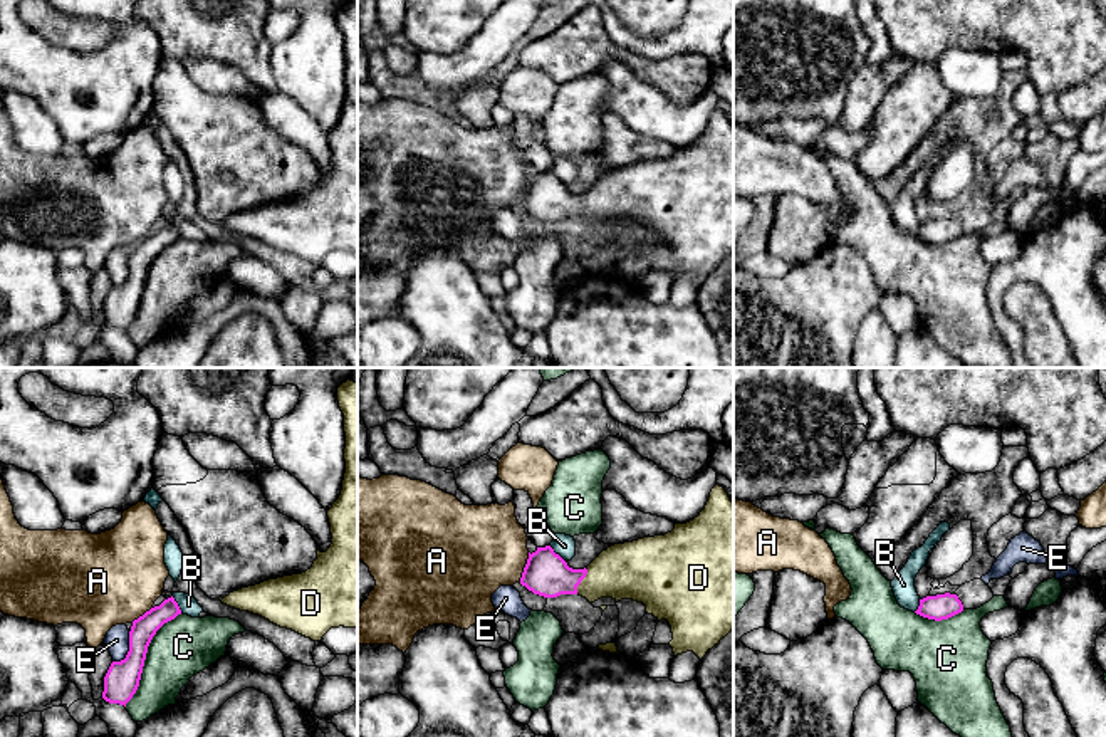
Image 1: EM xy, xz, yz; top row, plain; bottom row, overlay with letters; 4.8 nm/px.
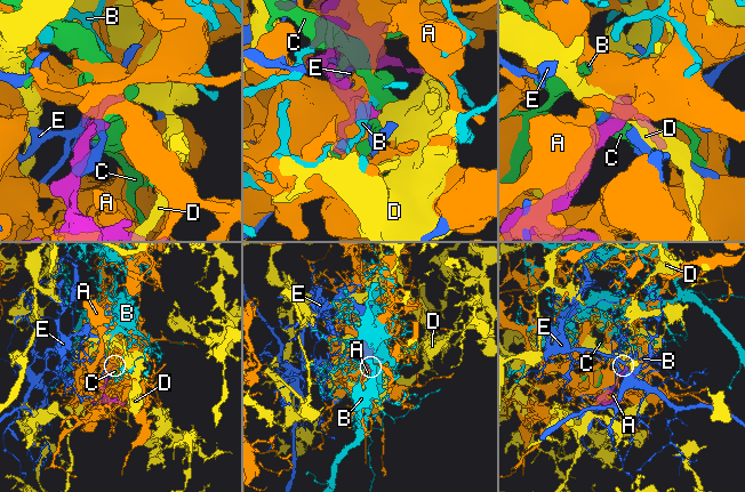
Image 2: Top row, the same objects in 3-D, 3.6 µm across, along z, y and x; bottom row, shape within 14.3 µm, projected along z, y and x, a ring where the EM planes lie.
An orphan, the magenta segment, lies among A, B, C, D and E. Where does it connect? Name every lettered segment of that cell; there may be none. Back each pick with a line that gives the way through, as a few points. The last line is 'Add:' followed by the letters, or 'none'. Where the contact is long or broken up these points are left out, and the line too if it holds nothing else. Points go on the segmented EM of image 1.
D: Path across: xz (546, 573), (561, 580), (581, 580), (599, 580), (623, 571)
Add: D

